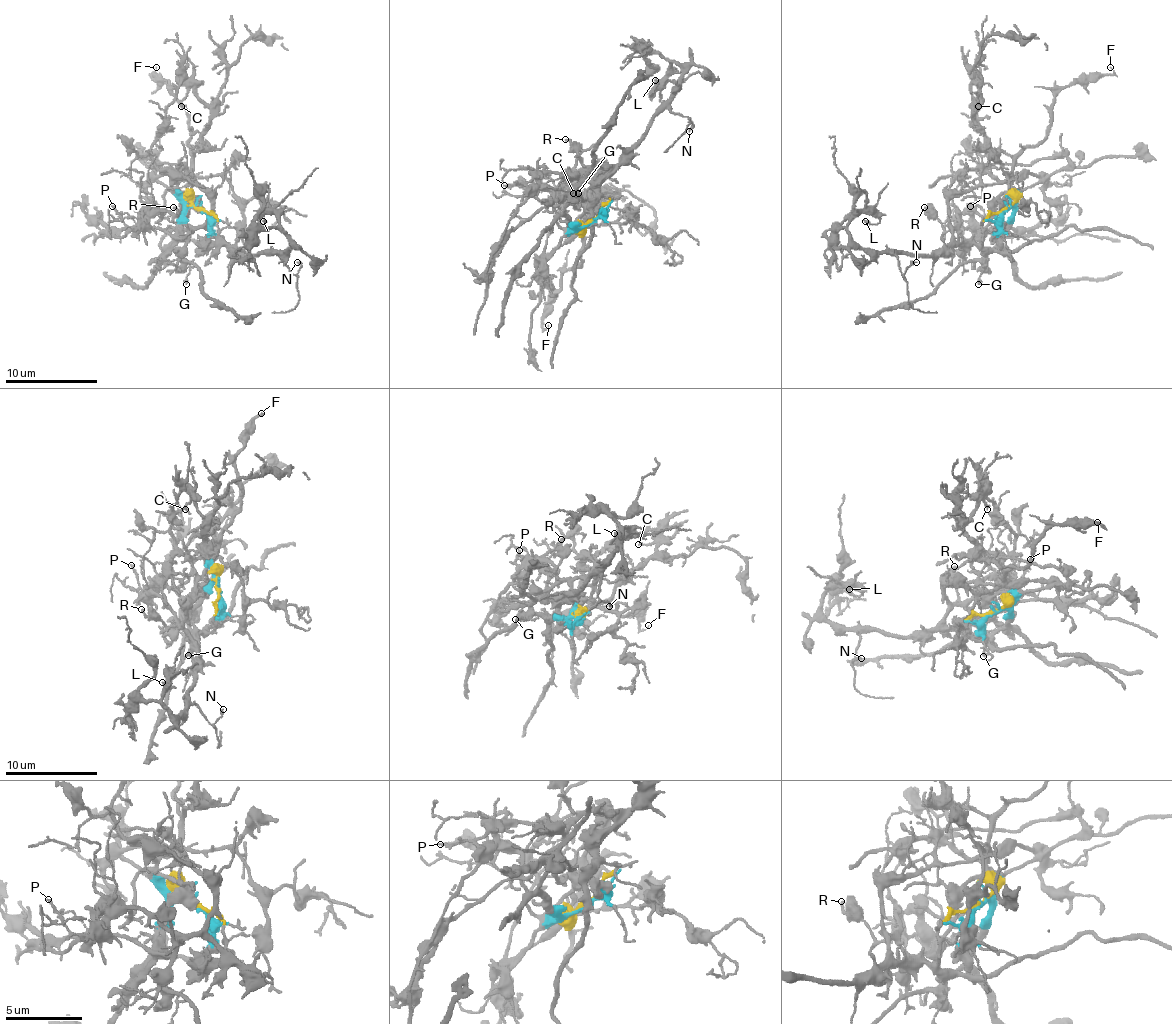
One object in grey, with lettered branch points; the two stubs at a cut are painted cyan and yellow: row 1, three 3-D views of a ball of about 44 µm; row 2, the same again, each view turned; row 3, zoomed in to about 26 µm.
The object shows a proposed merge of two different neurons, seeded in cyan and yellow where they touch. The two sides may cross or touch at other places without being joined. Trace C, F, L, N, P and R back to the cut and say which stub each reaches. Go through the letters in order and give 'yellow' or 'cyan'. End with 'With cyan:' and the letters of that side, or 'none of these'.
C: cyan
F: cyan
L: yellow
N: yellow
P: cyan
R: yellow
With cyan: C, F, P

